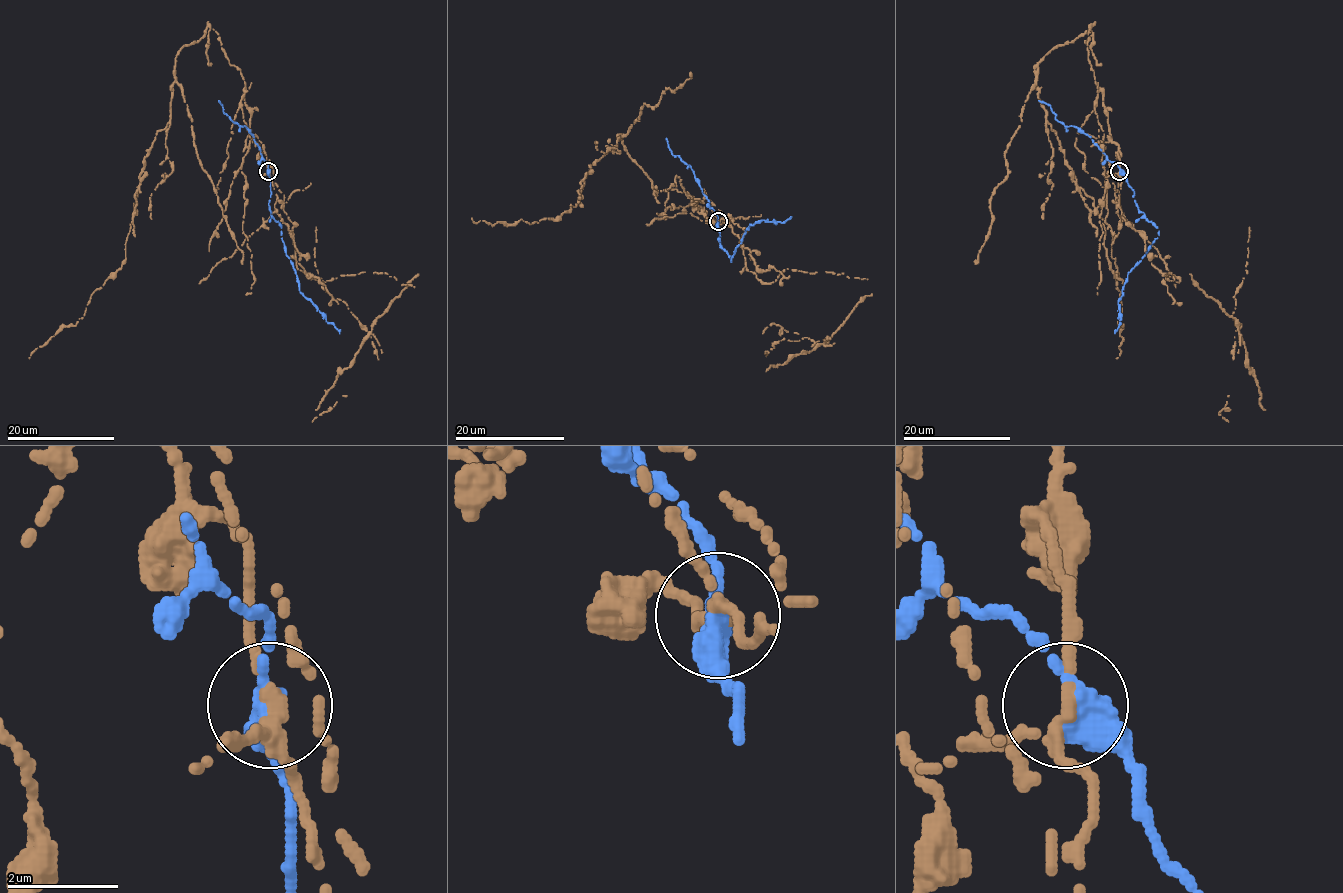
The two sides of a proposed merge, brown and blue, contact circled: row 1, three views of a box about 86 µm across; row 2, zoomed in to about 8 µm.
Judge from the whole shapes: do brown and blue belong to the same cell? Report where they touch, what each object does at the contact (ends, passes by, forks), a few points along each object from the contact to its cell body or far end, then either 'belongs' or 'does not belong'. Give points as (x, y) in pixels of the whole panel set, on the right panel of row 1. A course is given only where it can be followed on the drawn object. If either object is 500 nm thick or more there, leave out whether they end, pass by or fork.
at (1119, 171); brown forks there; blue passes by; brown runs (1119, 170), (1088, 59), (1089, 27), (1044, 57), (1035, 86), (1064, 162), (1103, 220), (1120, 296), (1116, 358); blue runs (1119, 170), (1132, 189), (1136, 205), (1156, 227), (1159, 235), (1127, 275), (1117, 303), (1120, 324), (1115, 334); does not belong

